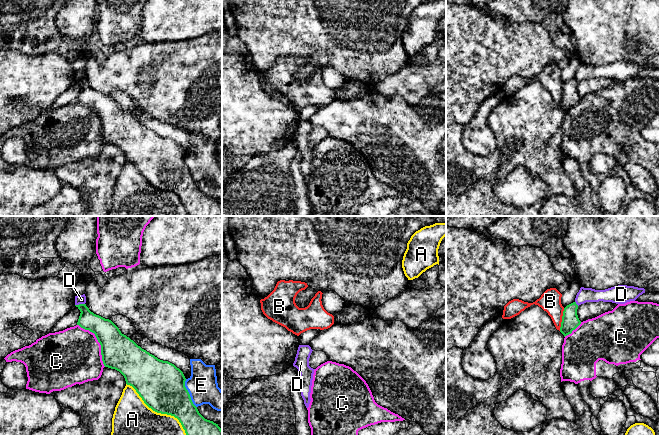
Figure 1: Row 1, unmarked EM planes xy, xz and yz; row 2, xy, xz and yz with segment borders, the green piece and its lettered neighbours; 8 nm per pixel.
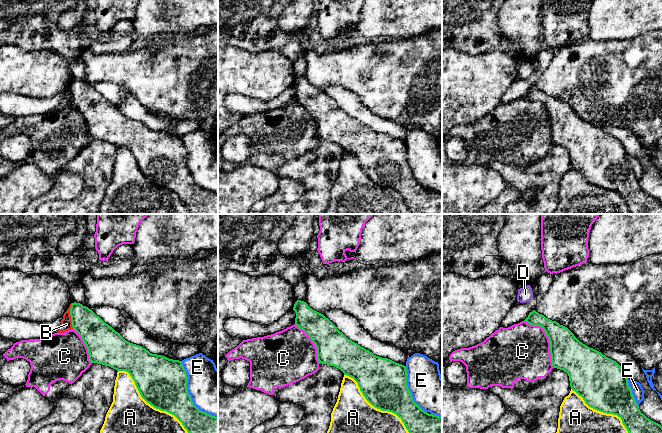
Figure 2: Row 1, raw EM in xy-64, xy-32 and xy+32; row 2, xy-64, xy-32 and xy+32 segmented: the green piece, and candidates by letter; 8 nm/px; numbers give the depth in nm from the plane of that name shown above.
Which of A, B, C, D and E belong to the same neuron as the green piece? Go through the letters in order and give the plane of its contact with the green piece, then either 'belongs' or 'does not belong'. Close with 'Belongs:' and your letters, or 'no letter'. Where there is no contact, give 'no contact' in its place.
A: meets green in xy; does not belong
B: meets green in yz; does not belong
C: meets green in xy; does not belong
D: meets green in xy; does not belong
E: meets green in xy; does not belong
Belongs: no letter

